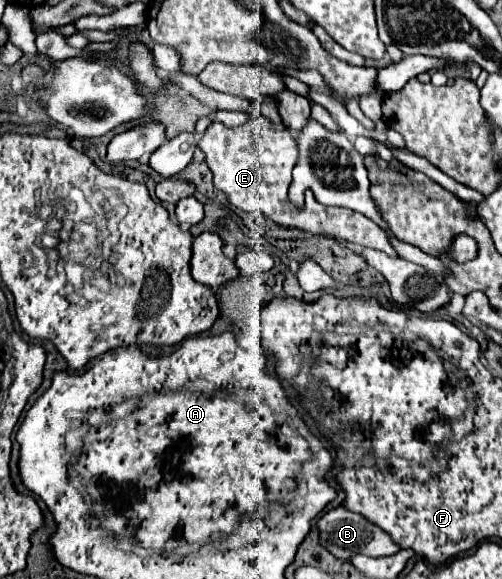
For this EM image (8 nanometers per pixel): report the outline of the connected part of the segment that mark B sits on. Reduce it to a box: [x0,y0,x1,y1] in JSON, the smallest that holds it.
[319,507,401,559]

